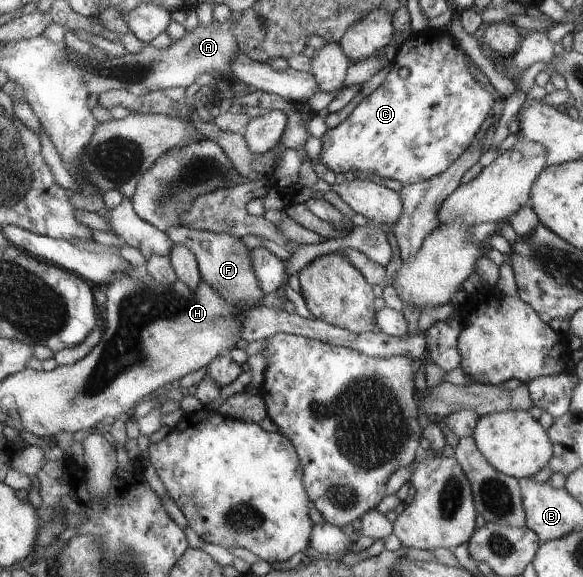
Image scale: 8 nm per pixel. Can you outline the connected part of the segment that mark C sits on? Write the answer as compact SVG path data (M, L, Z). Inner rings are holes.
M429 27L420 32L412 32L408 38L404 39L403 43L398 47L397 54L393 61L393 69L389 71L388 75L385 75L383 83L380 84L375 91L368 95L351 113L345 121L340 123L335 128L328 128L325 134L322 136L322 154L321 162L325 163L329 169L334 171L340 177L351 176L351 169L355 170L355 176L360 172L370 173L371 175L377 175L383 179L395 179L395 181L401 181L403 185L417 184L421 181L431 179L435 175L443 173L467 147L469 143L473 141L475 135L478 133L483 121L487 119L487 115L491 113L493 109L493 103L495 103L496 95L491 93L491 90L487 87L483 87L475 77L473 77L473 71L471 71L471 62L469 56L463 51L459 40L454 38L453 35L445 31L443 28Z

